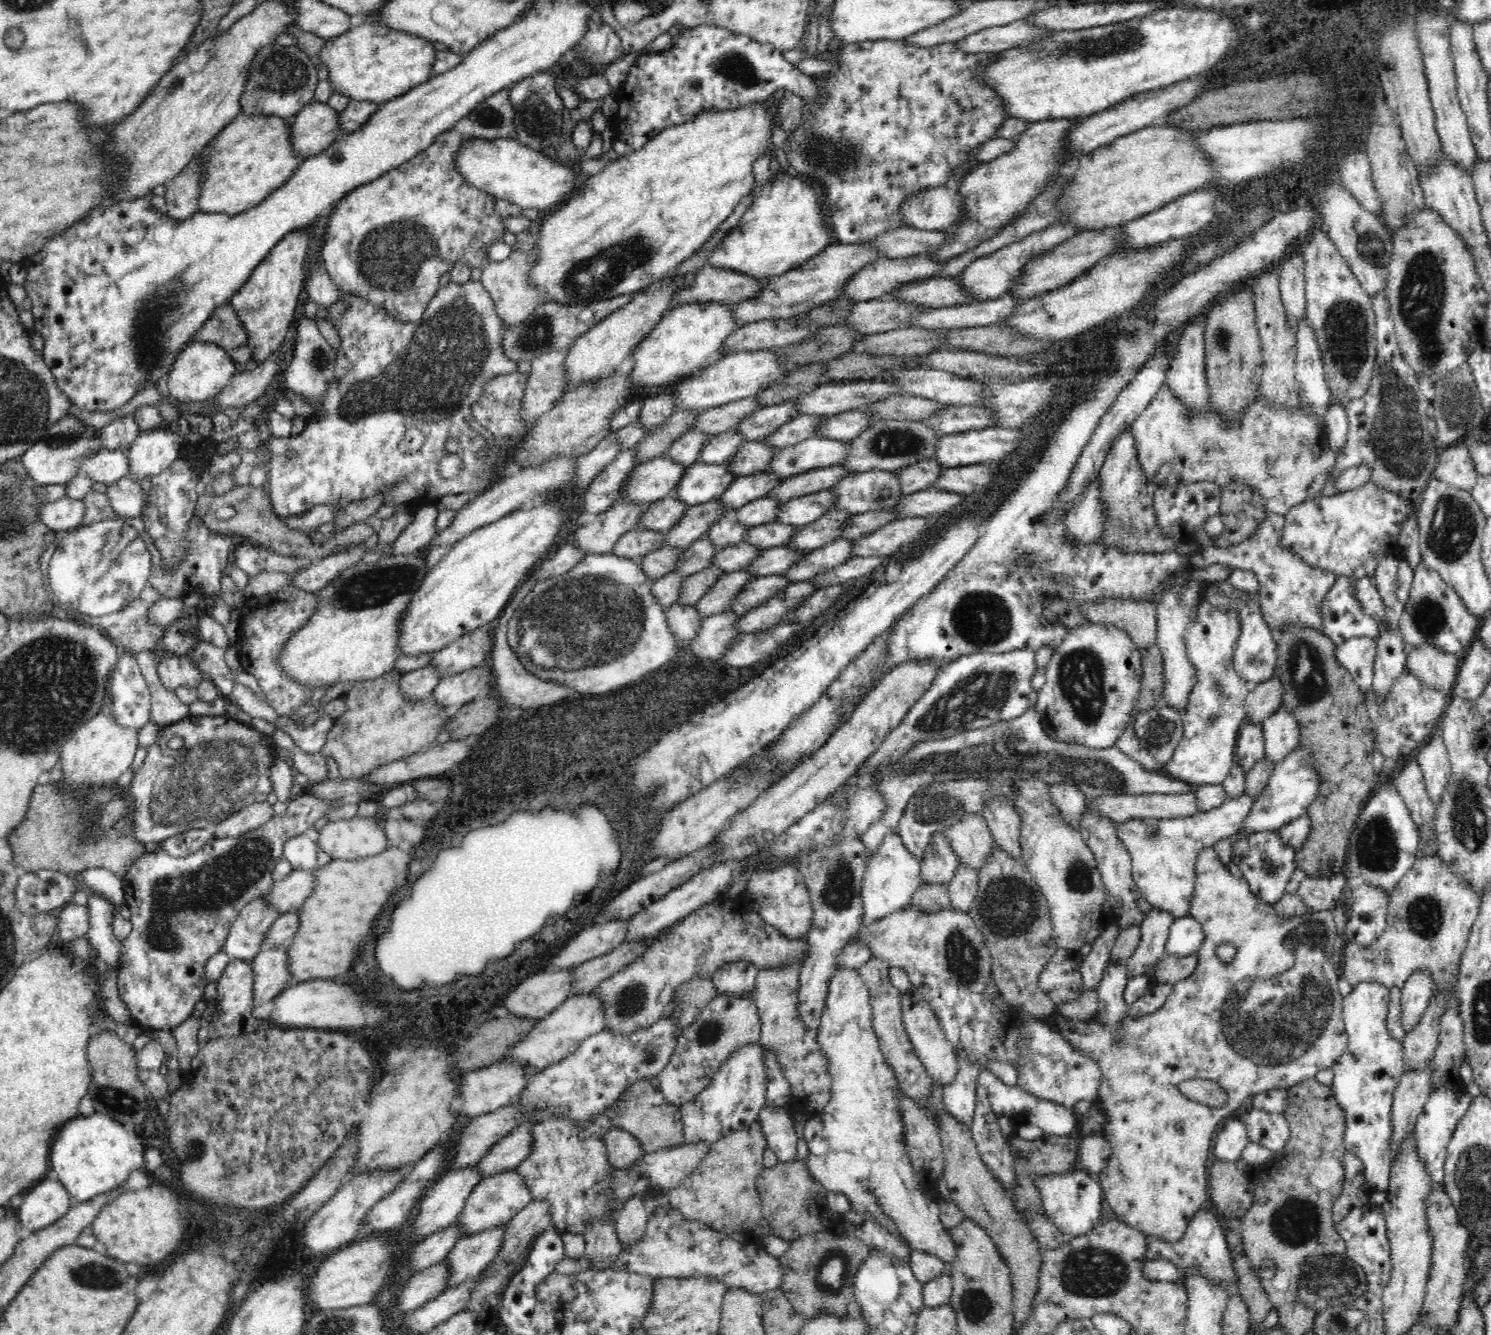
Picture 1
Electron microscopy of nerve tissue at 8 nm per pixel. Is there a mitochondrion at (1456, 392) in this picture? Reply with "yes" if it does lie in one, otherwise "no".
yes

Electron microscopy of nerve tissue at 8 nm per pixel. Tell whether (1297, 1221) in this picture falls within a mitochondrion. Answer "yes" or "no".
yes

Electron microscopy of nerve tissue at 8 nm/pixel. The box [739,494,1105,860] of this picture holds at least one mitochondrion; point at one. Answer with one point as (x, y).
(980, 694)

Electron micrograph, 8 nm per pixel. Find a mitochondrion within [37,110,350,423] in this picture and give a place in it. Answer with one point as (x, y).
(150, 332)

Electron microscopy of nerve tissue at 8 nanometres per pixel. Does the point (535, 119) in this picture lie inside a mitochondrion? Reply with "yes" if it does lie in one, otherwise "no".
yes

